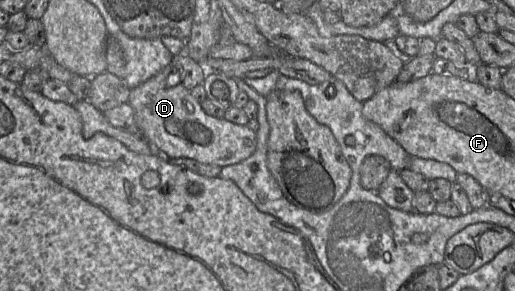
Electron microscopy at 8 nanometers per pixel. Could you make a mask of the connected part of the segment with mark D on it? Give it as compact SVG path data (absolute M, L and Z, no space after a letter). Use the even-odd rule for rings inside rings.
M171 64L130 90L132 106L141 135L164 157L187 157L220 167L239 163L256 150L257 134L247 125L208 115L180 82Z

